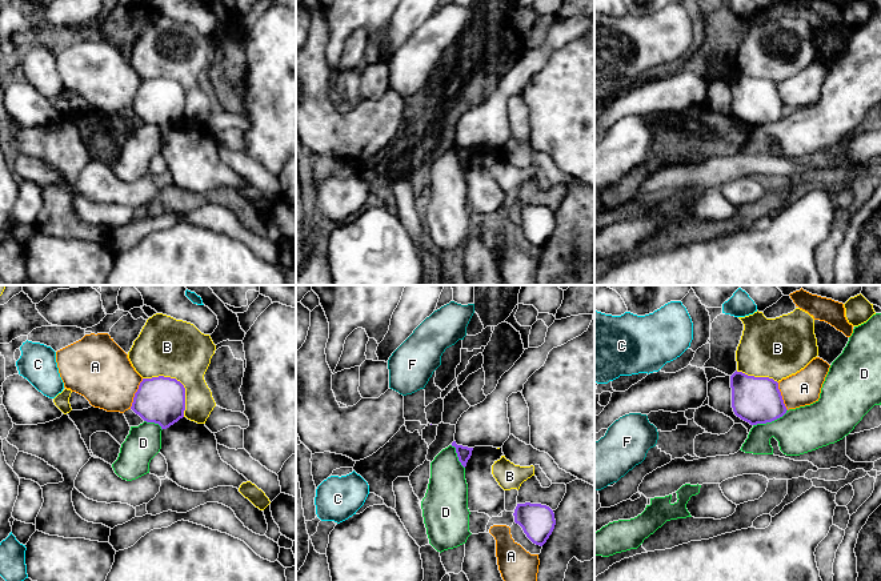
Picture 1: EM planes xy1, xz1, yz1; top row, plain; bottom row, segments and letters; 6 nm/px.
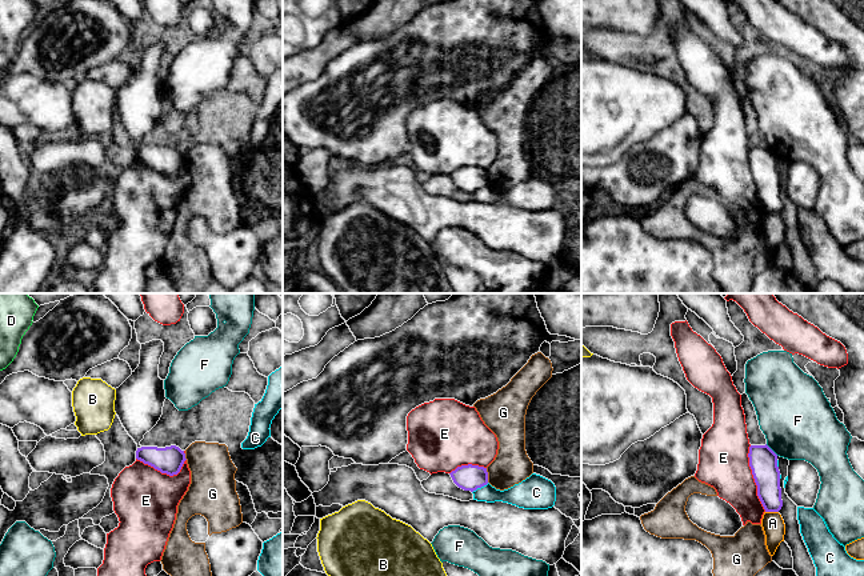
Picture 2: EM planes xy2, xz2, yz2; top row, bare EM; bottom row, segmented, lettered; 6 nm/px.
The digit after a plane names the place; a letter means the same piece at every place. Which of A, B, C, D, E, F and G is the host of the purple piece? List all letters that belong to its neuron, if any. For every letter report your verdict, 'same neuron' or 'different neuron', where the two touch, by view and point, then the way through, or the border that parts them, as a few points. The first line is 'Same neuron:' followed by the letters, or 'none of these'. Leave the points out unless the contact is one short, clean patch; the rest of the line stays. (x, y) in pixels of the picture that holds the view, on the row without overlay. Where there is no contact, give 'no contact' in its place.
Same neuron: none of these
A: different neuron; contact xy1 (135, 95)
B: different neuron; contact xy1 (179, 83)
C: different neuron; contact xz2 (480, 188)
D: different neuron; contact yz1 (771, 123); border yz1 (787, 111), (781, 117), (771, 123), (753, 127)
E: different neuron; contact yz2 (754, 179); border yz2 (750, 147), (748, 167), (756, 187), (756, 196), (766, 212)
F: different neuron; contact yz2 (771, 151)
G: different neuron; contact xz2 (487, 176)

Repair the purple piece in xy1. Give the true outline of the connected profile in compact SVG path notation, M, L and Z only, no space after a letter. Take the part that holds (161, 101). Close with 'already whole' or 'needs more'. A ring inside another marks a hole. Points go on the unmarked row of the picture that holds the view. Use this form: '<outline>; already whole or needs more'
M171 79L143 80L131 111L144 123L167 131L184 119L185 89Z; already whole

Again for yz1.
M736 72L730 77L730 89L734 116L750 127L772 124L788 112L773 80Z; already whole

